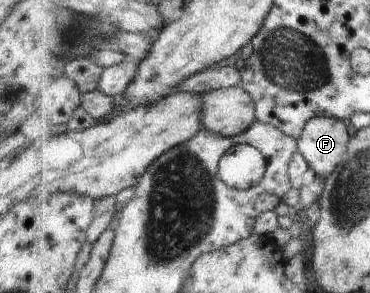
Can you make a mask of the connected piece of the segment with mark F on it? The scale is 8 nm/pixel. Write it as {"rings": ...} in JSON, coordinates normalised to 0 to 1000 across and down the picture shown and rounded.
{"rings":[[[892,396],[843,403],[808,478],[814,526],[876,614],[919,580],[946,495],[941,423]]]}

